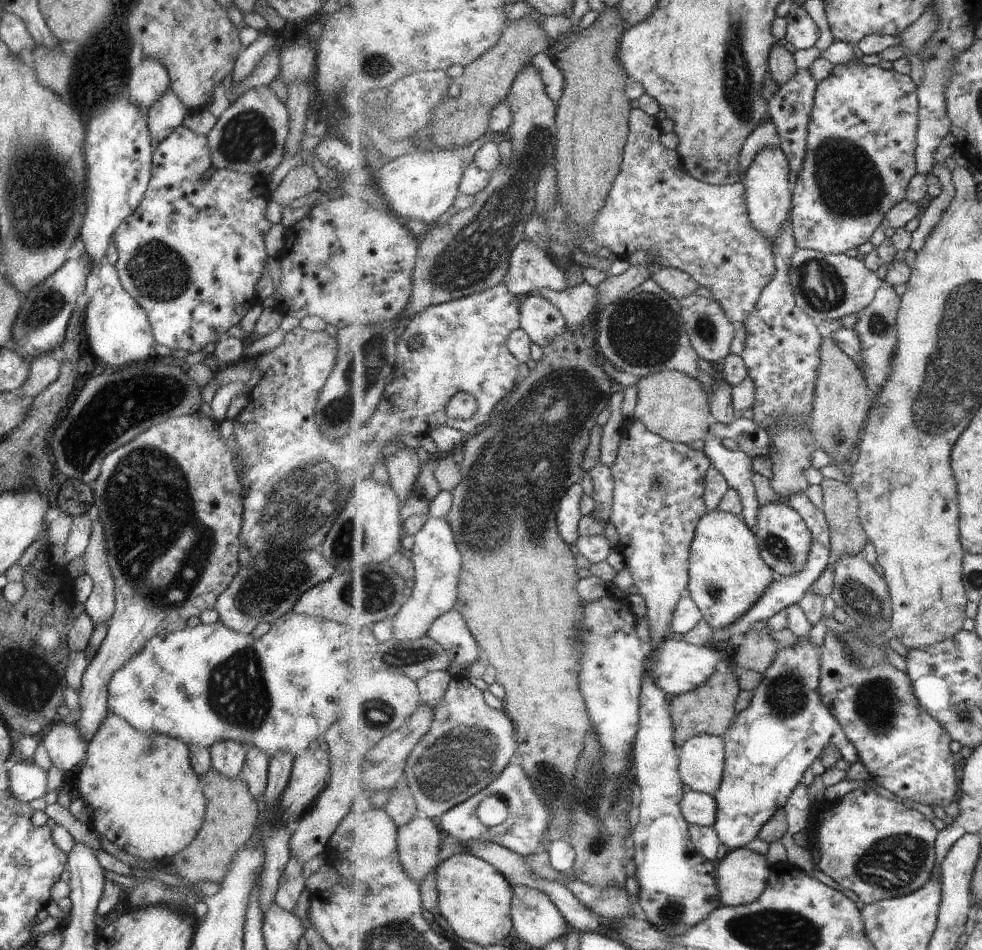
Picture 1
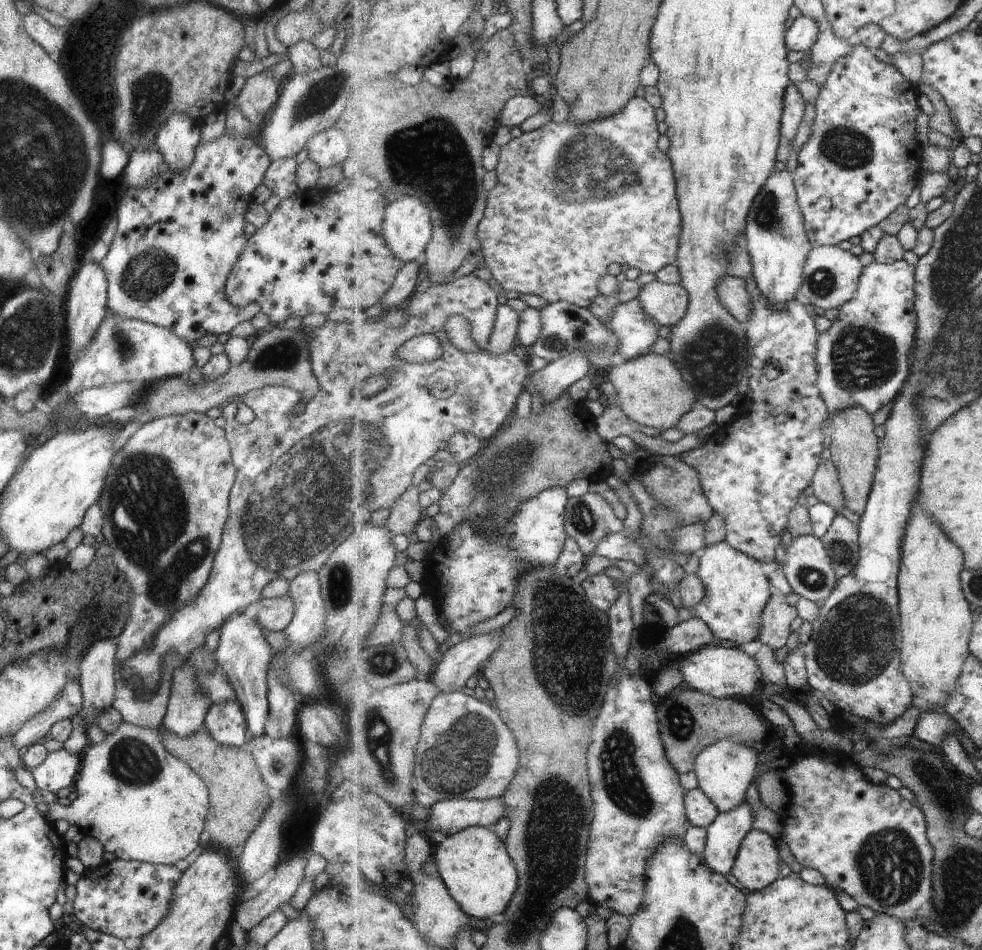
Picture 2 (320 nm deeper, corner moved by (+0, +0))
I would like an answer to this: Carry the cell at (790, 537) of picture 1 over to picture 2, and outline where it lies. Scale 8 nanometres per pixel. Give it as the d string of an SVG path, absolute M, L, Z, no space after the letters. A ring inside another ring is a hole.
M803 535L793 538L787 548L785 563L782 571L786 581L798 595L819 602L826 600L838 586L838 574L834 569L831 557L827 552L826 545L815 535Z

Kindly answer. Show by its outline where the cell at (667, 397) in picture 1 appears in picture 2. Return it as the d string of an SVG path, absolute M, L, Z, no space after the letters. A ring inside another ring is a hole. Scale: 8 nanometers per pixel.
M649 353L627 359L622 365L605 373L616 390L616 405L637 424L652 426L659 431L673 428L679 419L696 404L694 388L683 378L677 365L667 356Z

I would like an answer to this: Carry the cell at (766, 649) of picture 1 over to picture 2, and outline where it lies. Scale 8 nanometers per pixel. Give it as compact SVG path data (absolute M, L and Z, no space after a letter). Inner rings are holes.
M775 591L763 611L758 640L763 645L771 645L779 650L787 646L787 640L798 623L798 610L787 602L784 594Z

